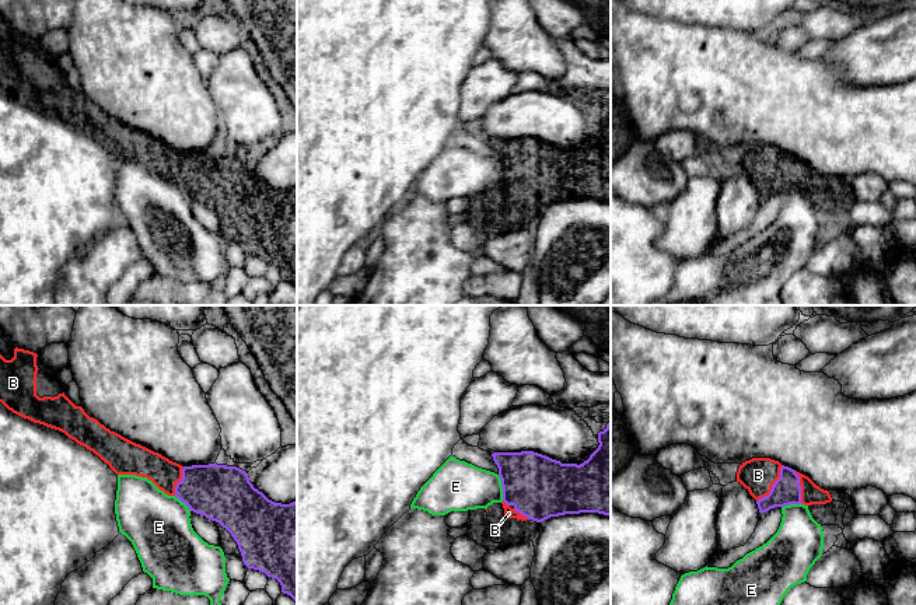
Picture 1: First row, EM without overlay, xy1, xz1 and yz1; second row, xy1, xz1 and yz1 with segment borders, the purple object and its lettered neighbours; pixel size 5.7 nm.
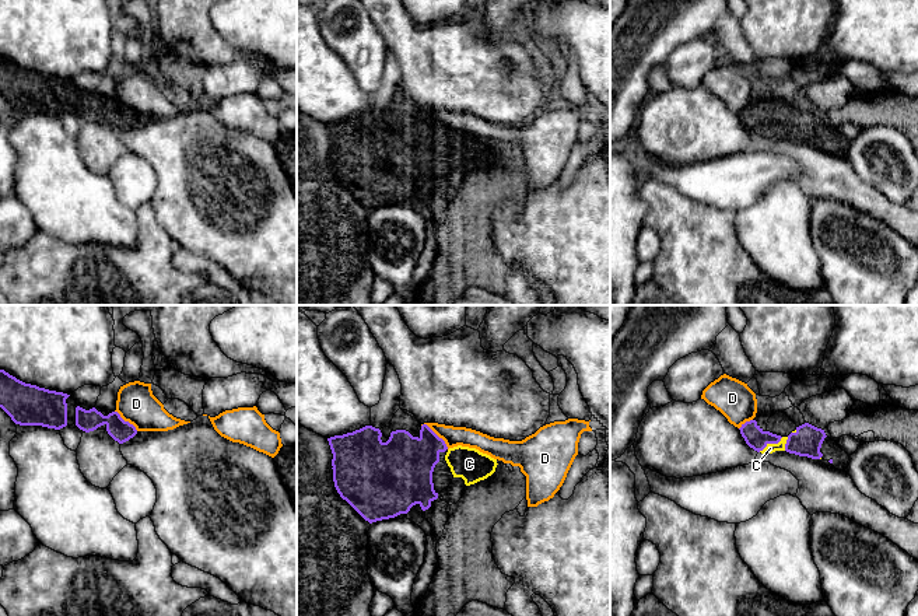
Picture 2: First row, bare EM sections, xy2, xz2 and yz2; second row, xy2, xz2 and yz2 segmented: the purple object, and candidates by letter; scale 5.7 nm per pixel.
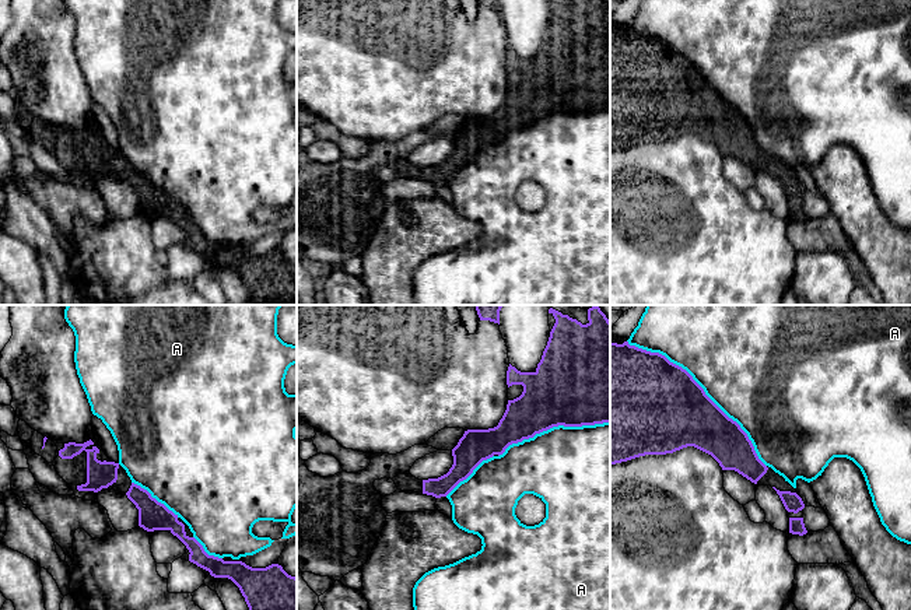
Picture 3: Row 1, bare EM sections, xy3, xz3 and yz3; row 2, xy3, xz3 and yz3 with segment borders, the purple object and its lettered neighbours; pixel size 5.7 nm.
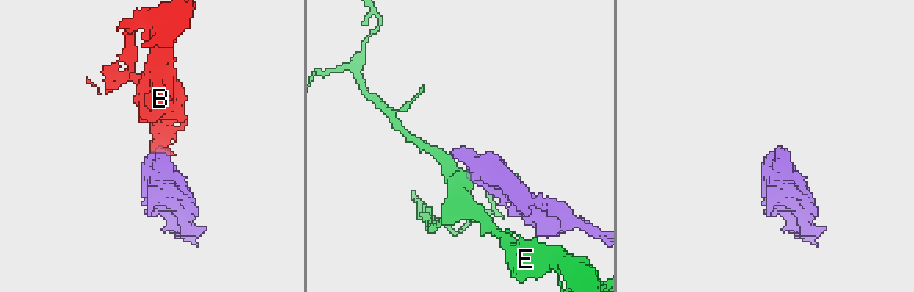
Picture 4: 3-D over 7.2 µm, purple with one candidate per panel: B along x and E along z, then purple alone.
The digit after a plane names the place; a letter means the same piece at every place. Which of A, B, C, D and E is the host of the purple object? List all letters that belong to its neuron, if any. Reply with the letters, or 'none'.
B, C

